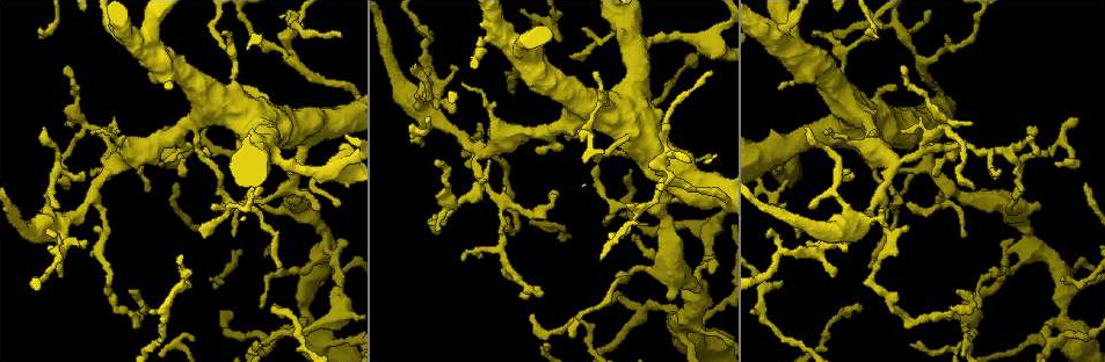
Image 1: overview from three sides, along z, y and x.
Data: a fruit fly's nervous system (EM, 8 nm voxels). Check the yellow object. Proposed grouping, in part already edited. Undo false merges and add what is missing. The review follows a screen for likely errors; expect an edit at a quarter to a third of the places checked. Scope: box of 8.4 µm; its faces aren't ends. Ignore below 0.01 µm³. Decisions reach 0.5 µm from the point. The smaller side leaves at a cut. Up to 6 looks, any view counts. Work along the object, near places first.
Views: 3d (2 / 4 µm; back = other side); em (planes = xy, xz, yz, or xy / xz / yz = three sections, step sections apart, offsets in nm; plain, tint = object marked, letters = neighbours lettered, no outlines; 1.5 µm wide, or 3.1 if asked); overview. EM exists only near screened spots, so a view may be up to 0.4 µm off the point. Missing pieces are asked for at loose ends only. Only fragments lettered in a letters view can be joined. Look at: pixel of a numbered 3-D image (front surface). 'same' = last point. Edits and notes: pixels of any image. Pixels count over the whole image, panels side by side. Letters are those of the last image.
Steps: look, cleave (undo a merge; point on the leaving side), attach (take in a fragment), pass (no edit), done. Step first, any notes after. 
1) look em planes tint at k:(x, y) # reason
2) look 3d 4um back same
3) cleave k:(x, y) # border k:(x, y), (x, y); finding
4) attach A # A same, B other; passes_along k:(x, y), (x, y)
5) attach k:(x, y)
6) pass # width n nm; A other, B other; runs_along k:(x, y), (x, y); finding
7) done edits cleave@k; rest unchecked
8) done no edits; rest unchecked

look em planes letters at 1:(770, 231) # tapers out

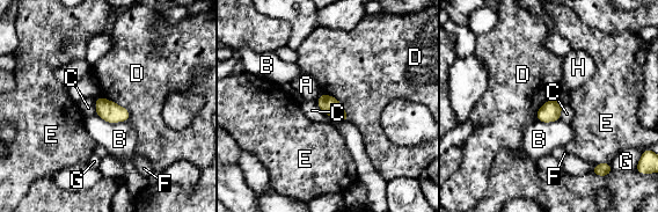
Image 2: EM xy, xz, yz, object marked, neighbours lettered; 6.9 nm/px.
pass # A other, B other, C other, D other, E other, F other, G other, H other; border 2:(101, 96), (124, 107), (129, 119); none of them fits

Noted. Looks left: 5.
look em yz step 4 tint at 1:(109, 275) # abrupt turn

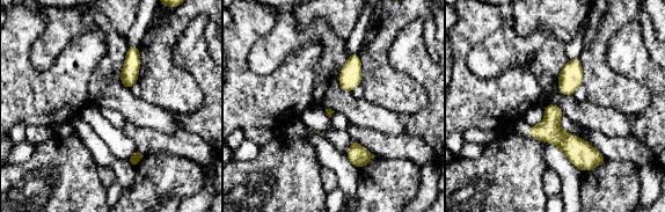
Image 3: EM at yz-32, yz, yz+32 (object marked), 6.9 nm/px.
look em planes letters same # another direction

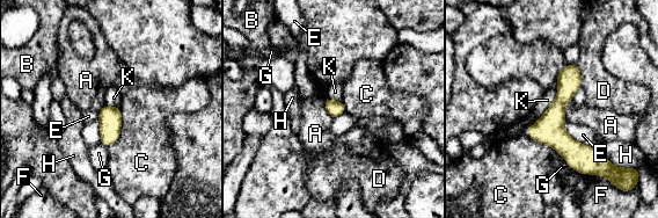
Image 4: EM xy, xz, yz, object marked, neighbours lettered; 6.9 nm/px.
pass # longest_contact E 320 nm; A other, B other, C other, D other, E other, F other, G other, H other, K other; runs_along 4:(569, 67), (557, 135), (601, 160); one neuron here

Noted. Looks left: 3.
look 3d 2um at 1:(632, 237) # thin end

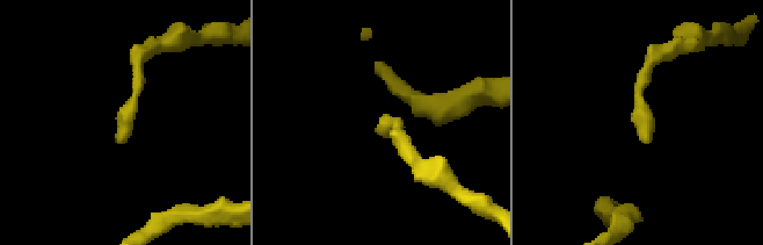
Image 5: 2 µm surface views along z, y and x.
look em xy step 8 tint at 5:(120, 139) # need the tissue

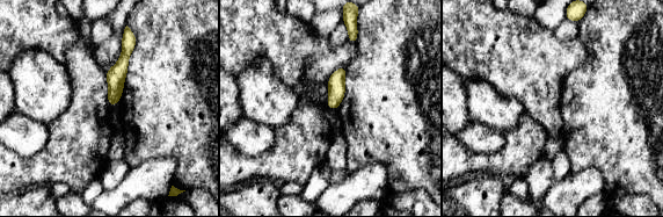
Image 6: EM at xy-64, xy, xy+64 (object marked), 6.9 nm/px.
look em yz step 8 letters same

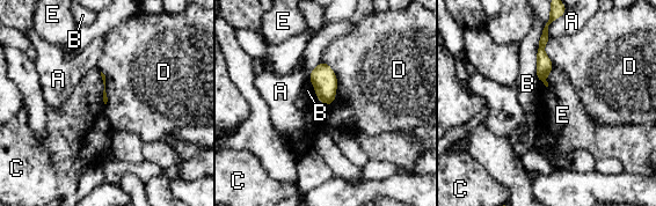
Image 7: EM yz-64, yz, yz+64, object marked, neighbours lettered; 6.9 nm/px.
pass # A other, B other, C other, D other, E other; runs_along 7:(545, 34), (541, 43), (540, 78); no lettered fragment goes on from it

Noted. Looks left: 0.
done no edits; rest unchecked

